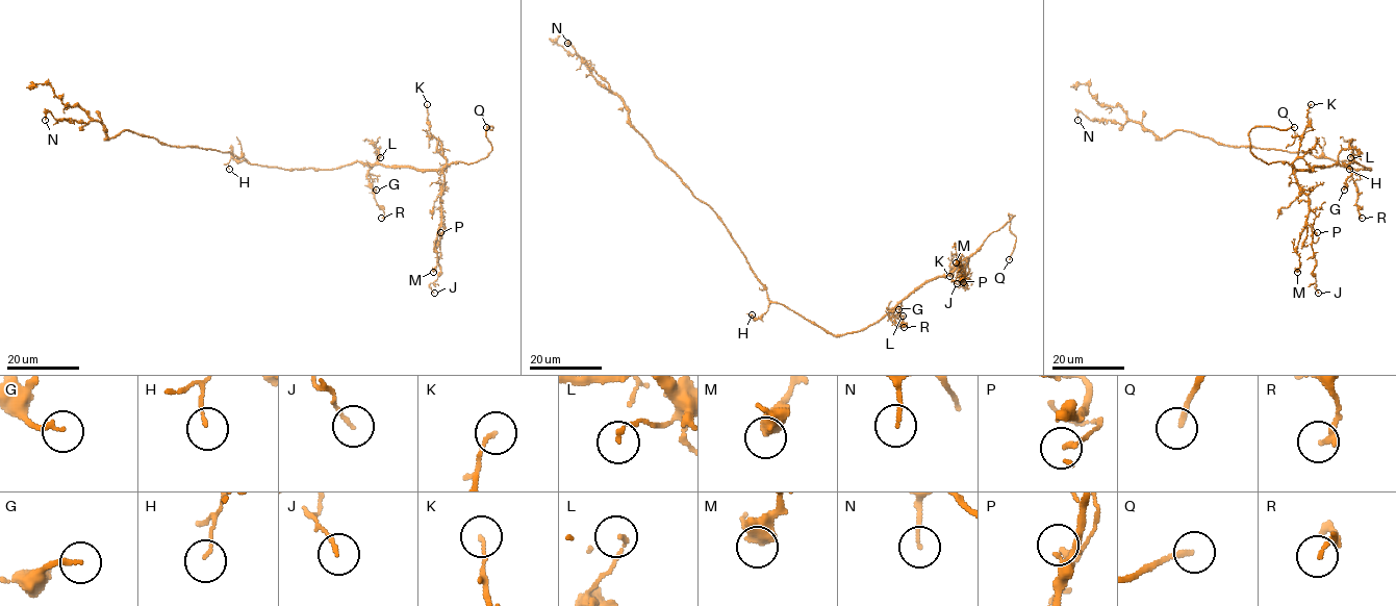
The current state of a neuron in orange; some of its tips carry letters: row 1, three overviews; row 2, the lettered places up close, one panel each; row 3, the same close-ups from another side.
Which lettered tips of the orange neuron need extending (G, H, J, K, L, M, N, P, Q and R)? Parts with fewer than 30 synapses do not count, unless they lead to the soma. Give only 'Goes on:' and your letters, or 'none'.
Goes on: Q

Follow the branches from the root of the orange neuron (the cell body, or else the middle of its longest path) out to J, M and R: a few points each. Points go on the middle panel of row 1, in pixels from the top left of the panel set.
J: (769, 300), (844, 335), (879, 322), (923, 284), (965, 260), (966, 276), (952, 281), (957, 283)
M: (769, 300), (844, 335), (879, 322), (923, 284), (965, 260), (964, 274), (956, 262)
R: (769, 300), (784, 304), (835, 335), (863, 330), (890, 312), (896, 323), (907, 325), (904, 327)

